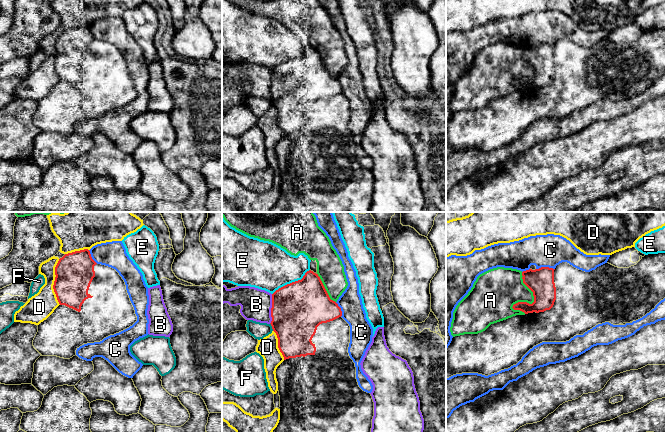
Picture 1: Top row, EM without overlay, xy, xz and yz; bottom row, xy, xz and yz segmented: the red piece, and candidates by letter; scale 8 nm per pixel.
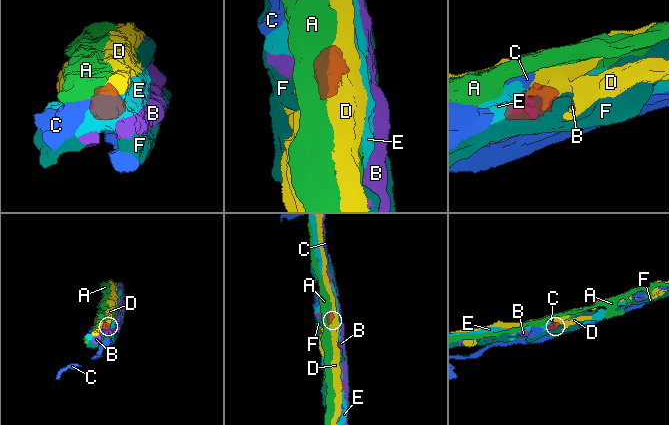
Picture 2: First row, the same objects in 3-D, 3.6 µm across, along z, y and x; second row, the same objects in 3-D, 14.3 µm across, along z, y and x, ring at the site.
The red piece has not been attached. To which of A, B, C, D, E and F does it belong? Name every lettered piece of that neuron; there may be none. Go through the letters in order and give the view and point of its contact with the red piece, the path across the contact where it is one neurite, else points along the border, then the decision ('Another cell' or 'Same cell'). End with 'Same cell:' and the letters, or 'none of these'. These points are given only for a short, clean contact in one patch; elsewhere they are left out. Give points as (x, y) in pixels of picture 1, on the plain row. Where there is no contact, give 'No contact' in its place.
A: Touches red at yz (530, 80). Boundary: yz (521, 48), (533, 77), (516, 78), (512, 83), (525, 89). Another cell
B: Touches red at xz (271, 85). Another cell
C: Touches red at yz (545, 43). Another cell
D: Touches red at xy (54, 58). Another cell
E: Touches red at xz (292, 58). Another cell
F: Touches red at xz (272, 103). Boundary: xz (270, 99), (273, 106). Another cell
Same cell: none of these

